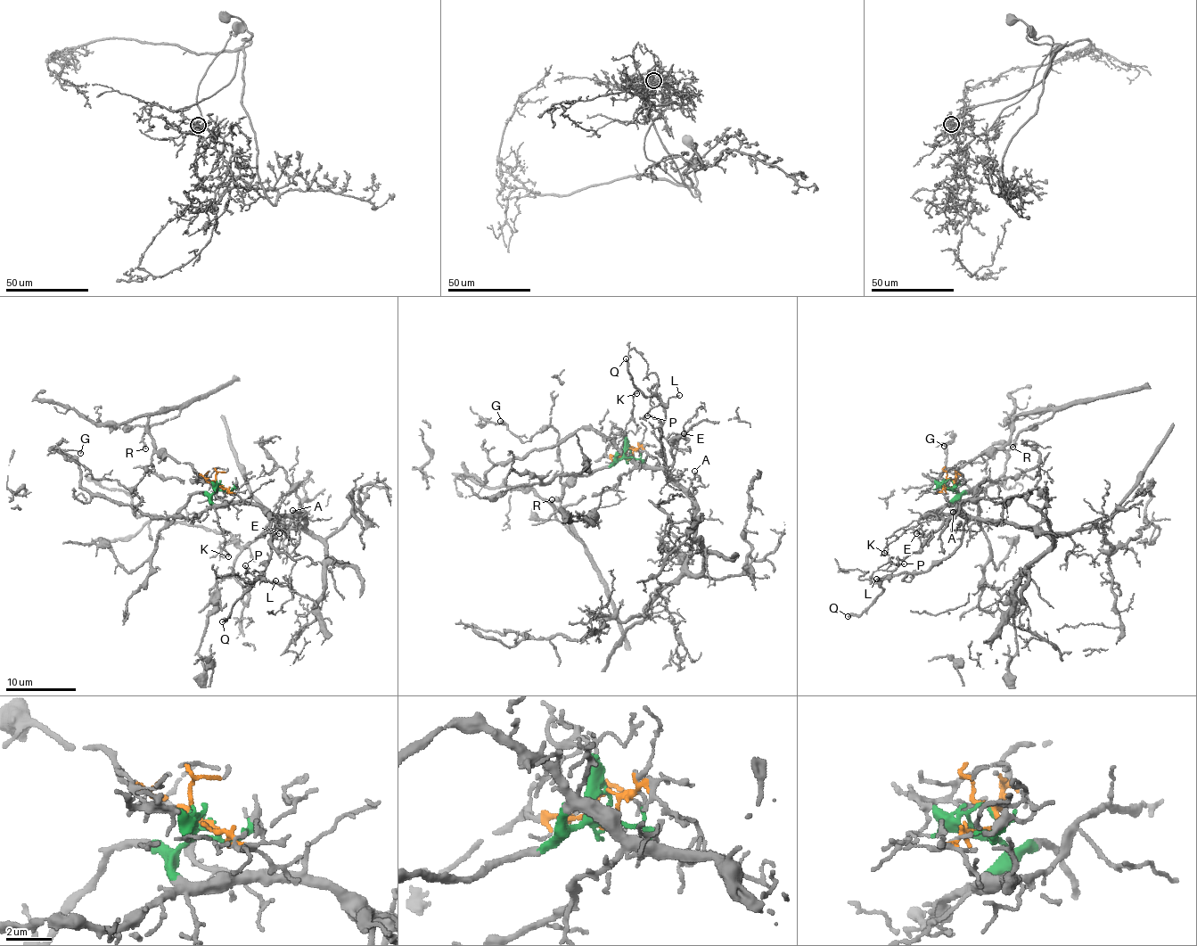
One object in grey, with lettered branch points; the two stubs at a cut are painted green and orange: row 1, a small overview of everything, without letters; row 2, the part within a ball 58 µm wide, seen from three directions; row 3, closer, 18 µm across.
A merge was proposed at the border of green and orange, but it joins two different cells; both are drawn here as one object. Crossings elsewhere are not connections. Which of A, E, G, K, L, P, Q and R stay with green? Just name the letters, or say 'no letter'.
A, E, K, L, P, Q

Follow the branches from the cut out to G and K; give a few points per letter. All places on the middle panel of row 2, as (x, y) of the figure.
G: (627, 456), (604, 454), (561, 481), (558, 436), (549, 426), (522, 441), (504, 423), (480, 421), (501, 421)
K: (626, 456), (618, 459), (615, 452), (624, 435), (632, 398), (635, 392)

